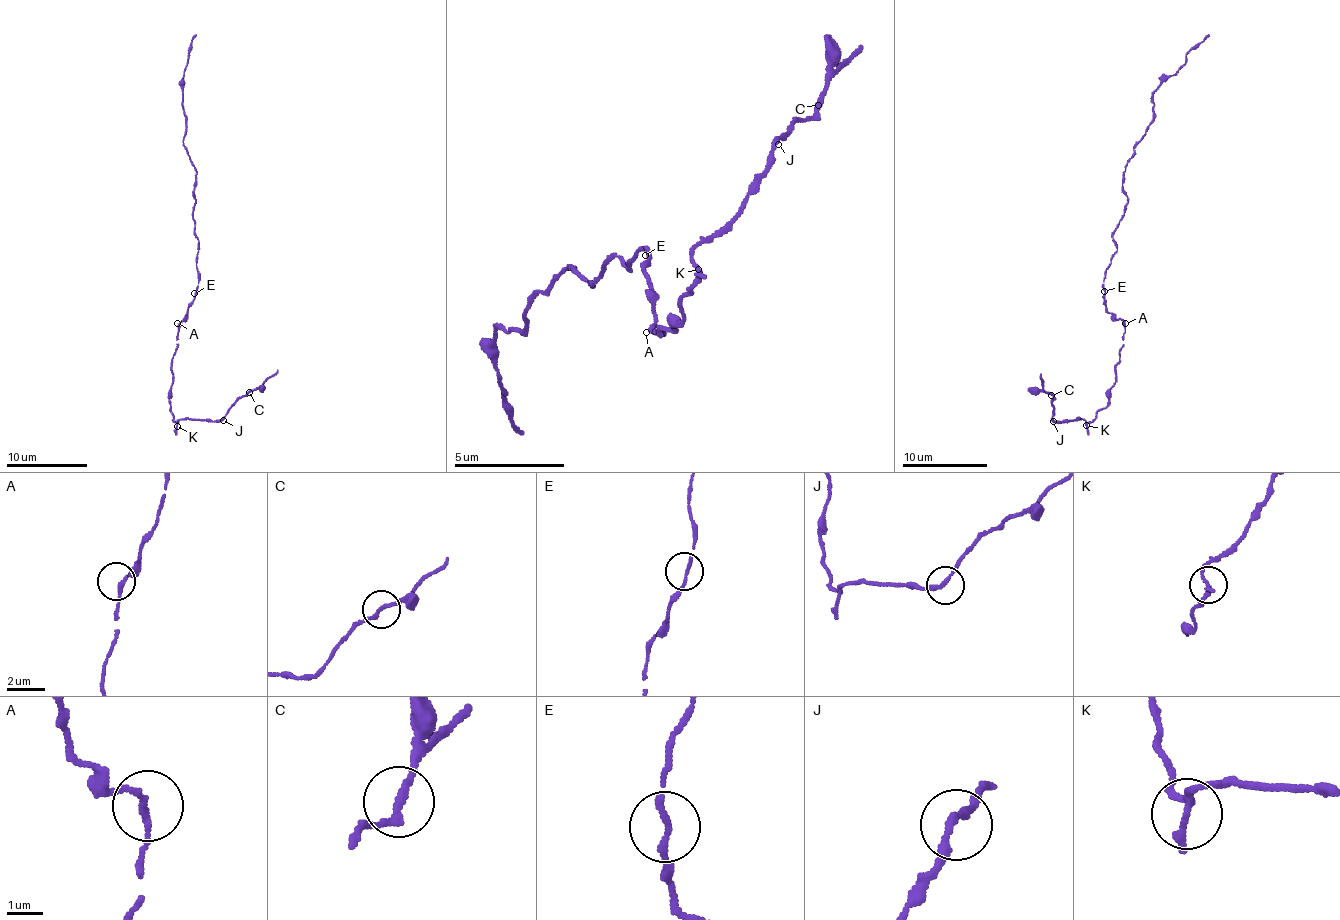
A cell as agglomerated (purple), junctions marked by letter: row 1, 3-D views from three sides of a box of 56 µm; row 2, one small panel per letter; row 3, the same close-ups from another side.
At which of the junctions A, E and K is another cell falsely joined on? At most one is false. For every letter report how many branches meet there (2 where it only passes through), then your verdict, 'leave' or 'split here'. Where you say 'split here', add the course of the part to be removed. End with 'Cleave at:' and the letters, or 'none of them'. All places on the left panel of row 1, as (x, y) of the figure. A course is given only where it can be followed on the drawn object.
A: 2 branches meet; leave
E: 2 branches meet; leave
K: 2 branches meet; split here; foreign part runs (176, 426), (180, 419), (218, 420), (278, 369)
Cleave at: K

